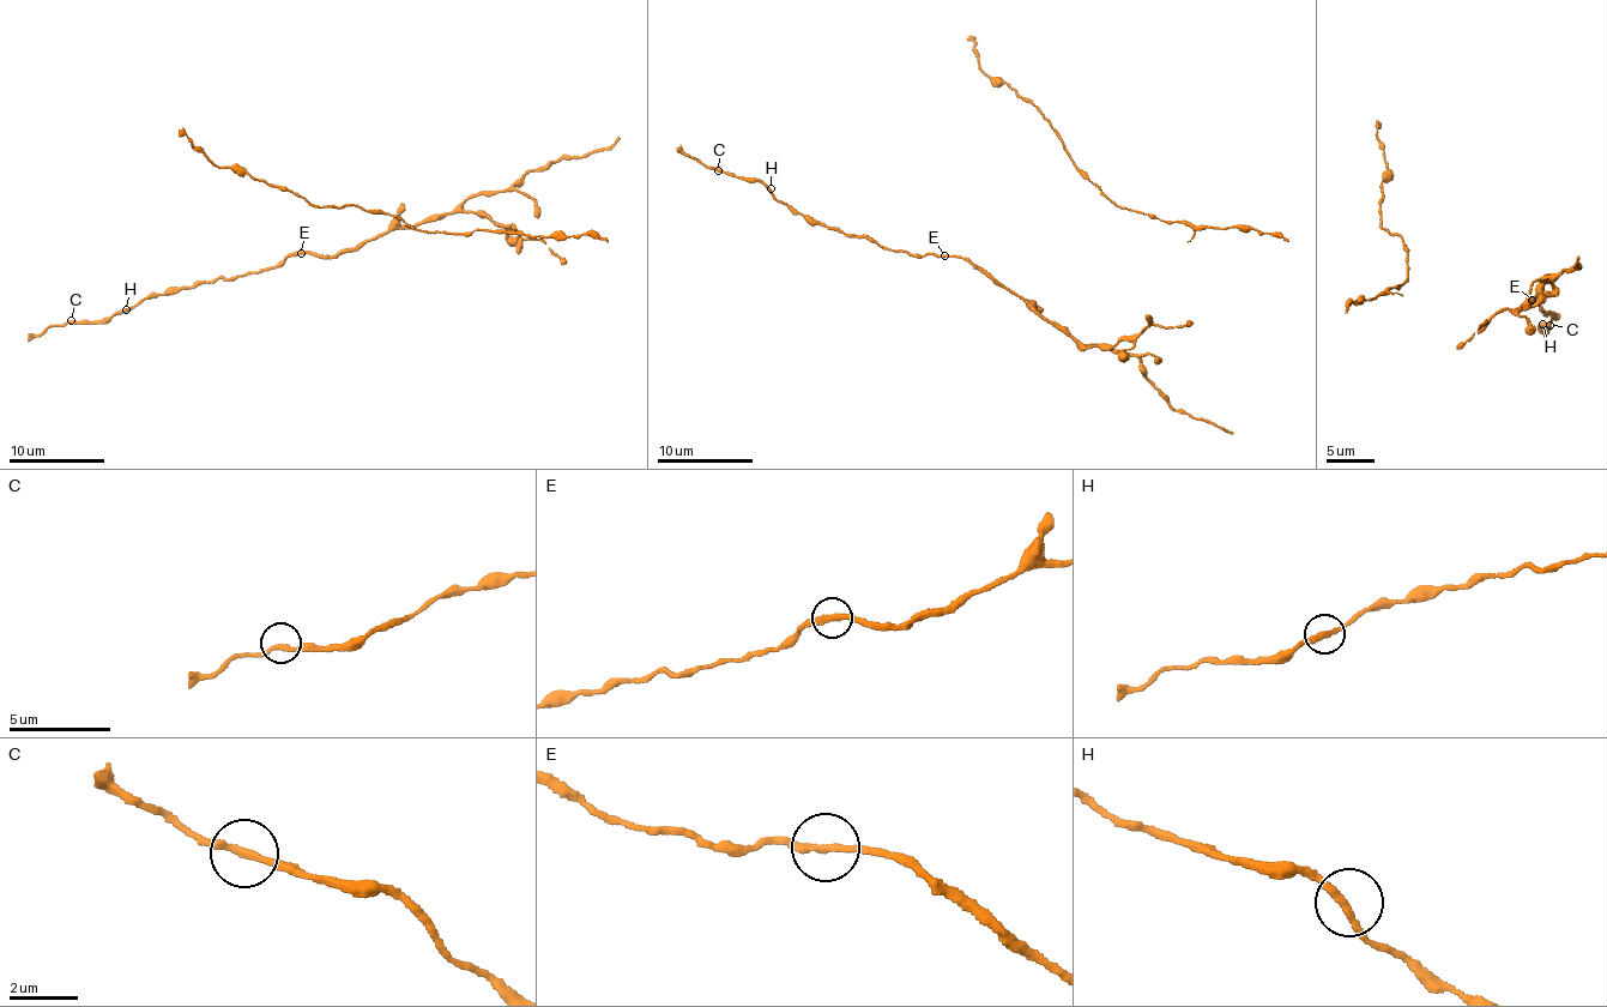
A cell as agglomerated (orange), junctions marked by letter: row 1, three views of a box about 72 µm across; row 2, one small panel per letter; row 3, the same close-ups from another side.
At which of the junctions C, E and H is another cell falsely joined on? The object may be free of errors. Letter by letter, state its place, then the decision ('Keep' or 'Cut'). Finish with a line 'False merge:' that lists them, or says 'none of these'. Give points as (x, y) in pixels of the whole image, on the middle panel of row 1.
C: Place: (718, 170). Keep
E: Place: (944, 255). Keep
H: Place: (771, 188). Keep
False merge: none of these

